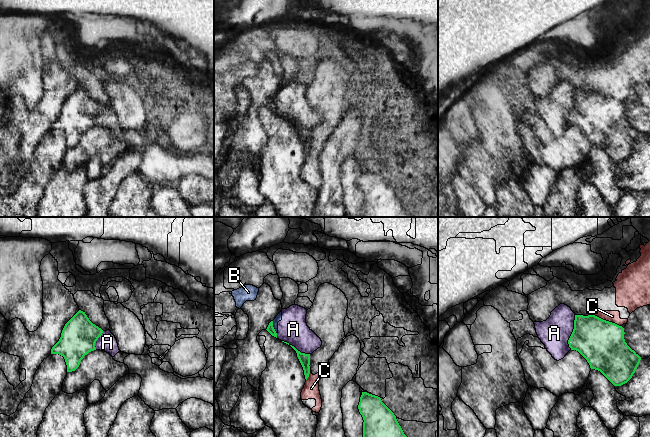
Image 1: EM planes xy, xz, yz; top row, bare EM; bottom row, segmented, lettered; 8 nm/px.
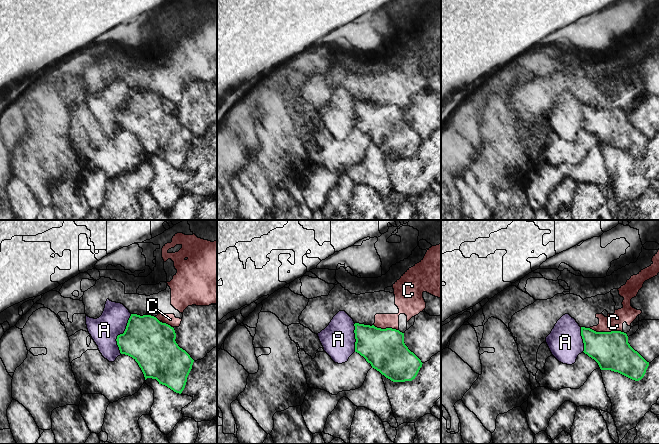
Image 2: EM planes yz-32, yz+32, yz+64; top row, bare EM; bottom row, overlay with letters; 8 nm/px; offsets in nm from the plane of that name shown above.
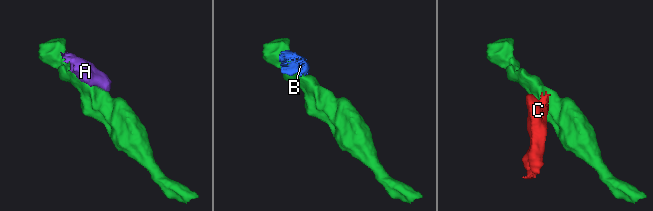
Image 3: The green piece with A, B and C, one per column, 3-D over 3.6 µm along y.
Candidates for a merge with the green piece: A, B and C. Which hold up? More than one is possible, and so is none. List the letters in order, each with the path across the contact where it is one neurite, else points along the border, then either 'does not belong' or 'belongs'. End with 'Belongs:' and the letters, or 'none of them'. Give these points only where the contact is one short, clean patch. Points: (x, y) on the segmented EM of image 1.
A: does not belong
B: along xz (272, 321), (272, 326), (276, 333) | does not belong
C: along yz (589, 314), (594, 314), (621, 326) | does not belong
Belongs: none of them

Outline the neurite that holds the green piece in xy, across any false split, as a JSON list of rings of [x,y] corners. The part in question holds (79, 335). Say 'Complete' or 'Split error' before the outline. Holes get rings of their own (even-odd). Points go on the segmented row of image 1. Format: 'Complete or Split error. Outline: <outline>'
Complete. Outline: [[[79,310],[64,326],[59,341],[51,354],[64,357],[67,372],[75,371],[89,352],[96,350],[95,343],[103,330],[93,324],[85,312]]]

